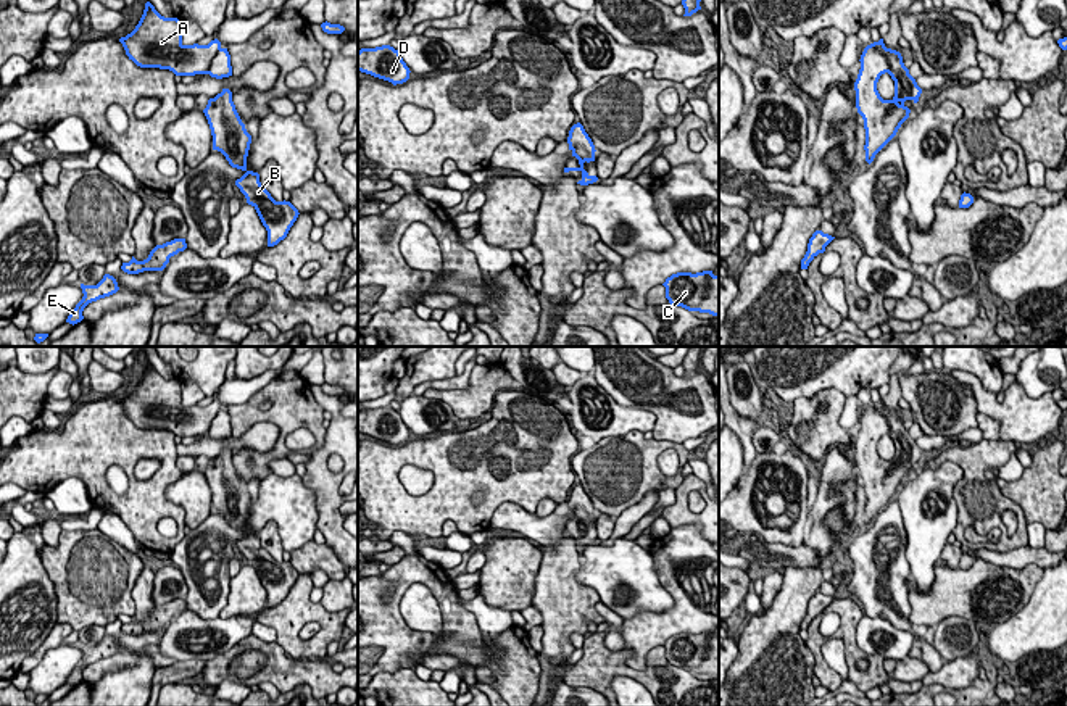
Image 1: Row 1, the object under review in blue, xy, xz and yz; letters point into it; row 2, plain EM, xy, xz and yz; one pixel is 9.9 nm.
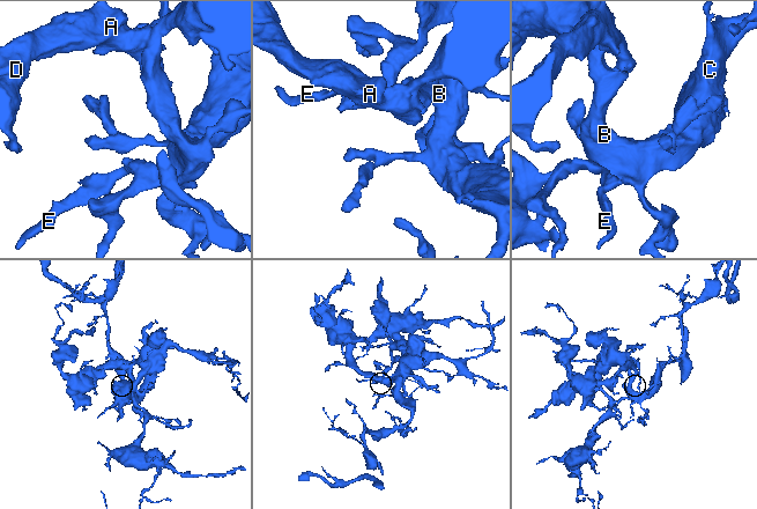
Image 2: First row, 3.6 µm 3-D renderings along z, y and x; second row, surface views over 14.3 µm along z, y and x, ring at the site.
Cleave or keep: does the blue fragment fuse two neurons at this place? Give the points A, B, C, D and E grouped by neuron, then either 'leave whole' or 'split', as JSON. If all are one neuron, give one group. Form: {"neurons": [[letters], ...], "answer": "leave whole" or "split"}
{"neurons": [["A", "B", "C", "D", "E"]], "answer": "leave whole"}

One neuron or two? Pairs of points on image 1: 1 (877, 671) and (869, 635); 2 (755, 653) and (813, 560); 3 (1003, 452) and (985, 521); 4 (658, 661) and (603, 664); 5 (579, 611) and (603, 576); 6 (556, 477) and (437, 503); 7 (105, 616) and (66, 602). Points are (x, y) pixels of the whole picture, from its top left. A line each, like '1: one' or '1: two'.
1: two
2: two
3: one
4: one
5: two
6: one
7: one

